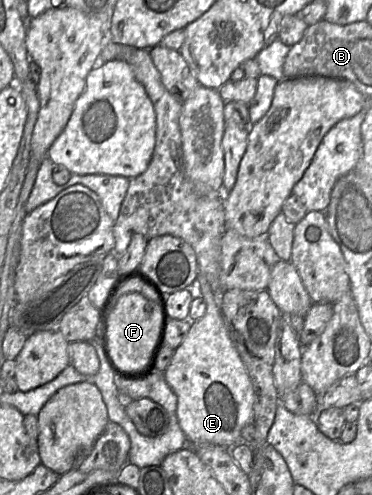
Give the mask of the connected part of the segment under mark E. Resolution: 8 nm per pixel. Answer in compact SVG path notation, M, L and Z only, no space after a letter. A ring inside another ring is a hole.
M196 279L196 293L205 300L206 312L200 319L192 321L187 336L175 349L174 355L163 374L166 382L177 396L178 422L189 442L192 445L219 445L232 448L242 442L242 429L253 421L255 402L253 384L230 337L228 323L214 301L213 292L206 280Z

